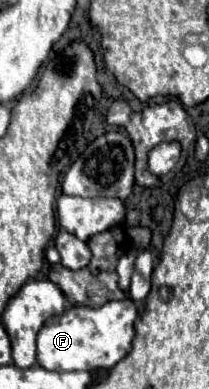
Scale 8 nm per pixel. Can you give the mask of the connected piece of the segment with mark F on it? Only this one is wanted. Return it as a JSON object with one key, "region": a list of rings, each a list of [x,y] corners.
{"region":[[[130,298],[108,300],[98,308],[88,306],[70,306],[60,316],[52,316],[44,322],[36,338],[36,358],[38,364],[46,370],[86,370],[112,368],[130,352],[130,342],[134,338],[134,320],[136,304]]]}

